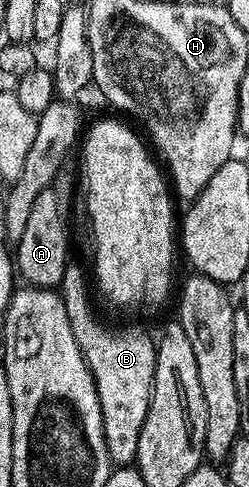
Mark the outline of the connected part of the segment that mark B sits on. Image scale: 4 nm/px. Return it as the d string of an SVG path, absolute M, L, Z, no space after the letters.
M70 263L59 286L63 307L67 307L67 321L83 351L83 359L95 379L95 391L99 391L99 407L103 411L103 435L107 443L110 462L125 467L137 460L139 431L147 419L147 411L153 394L157 346L154 338L141 329L108 329L97 318L89 302L89 289L85 286L85 273Z

